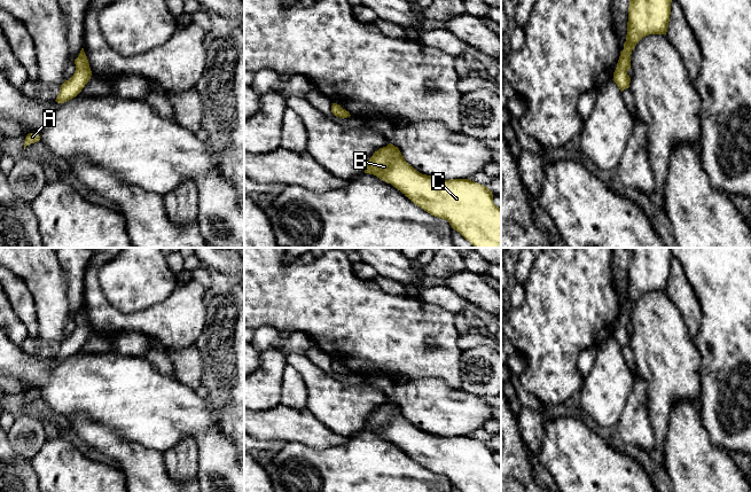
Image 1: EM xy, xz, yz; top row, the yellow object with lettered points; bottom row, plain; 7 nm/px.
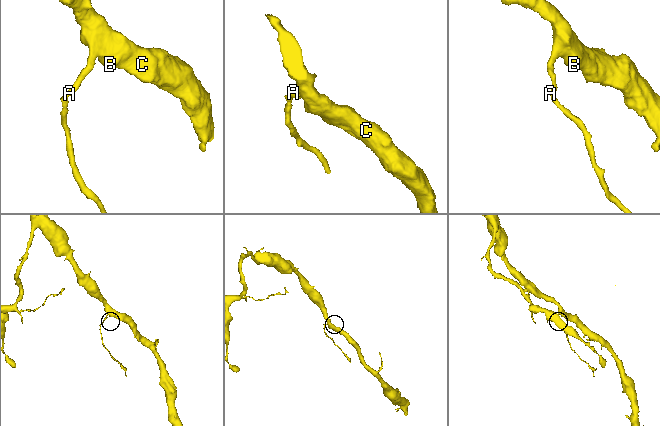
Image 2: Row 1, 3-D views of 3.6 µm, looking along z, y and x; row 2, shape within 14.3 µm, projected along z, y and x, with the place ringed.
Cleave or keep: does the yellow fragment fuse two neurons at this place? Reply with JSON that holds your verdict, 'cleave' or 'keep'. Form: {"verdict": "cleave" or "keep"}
{"verdict": "keep"}

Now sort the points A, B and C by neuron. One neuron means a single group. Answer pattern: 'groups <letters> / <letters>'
groups A B C

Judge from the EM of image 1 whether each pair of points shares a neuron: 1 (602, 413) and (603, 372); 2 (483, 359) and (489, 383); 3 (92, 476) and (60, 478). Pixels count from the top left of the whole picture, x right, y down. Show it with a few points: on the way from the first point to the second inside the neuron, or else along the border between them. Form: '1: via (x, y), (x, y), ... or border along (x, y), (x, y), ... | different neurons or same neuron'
1: via (602, 403), (603, 382) | same neuron
2: via (483, 365), (483, 369), (489, 377) | same neuron
3: via (84, 478), (68, 478) | same neuron

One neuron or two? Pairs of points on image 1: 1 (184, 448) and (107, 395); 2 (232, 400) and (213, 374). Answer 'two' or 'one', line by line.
1: two
2: one

